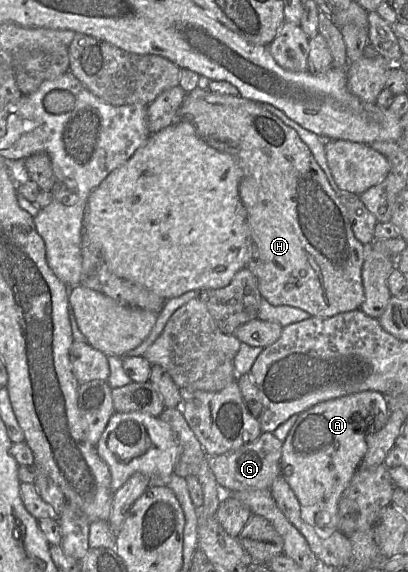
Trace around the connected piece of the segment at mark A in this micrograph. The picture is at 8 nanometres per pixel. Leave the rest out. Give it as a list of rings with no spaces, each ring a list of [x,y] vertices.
[[[367,390],[318,403],[298,415],[283,441],[281,474],[300,503],[302,518],[321,537],[328,537],[338,530],[338,504],[367,452],[366,436],[370,425],[364,421],[371,418],[374,425],[378,416],[375,409],[382,412],[384,426],[389,419],[390,409],[388,398],[380,392]]]

